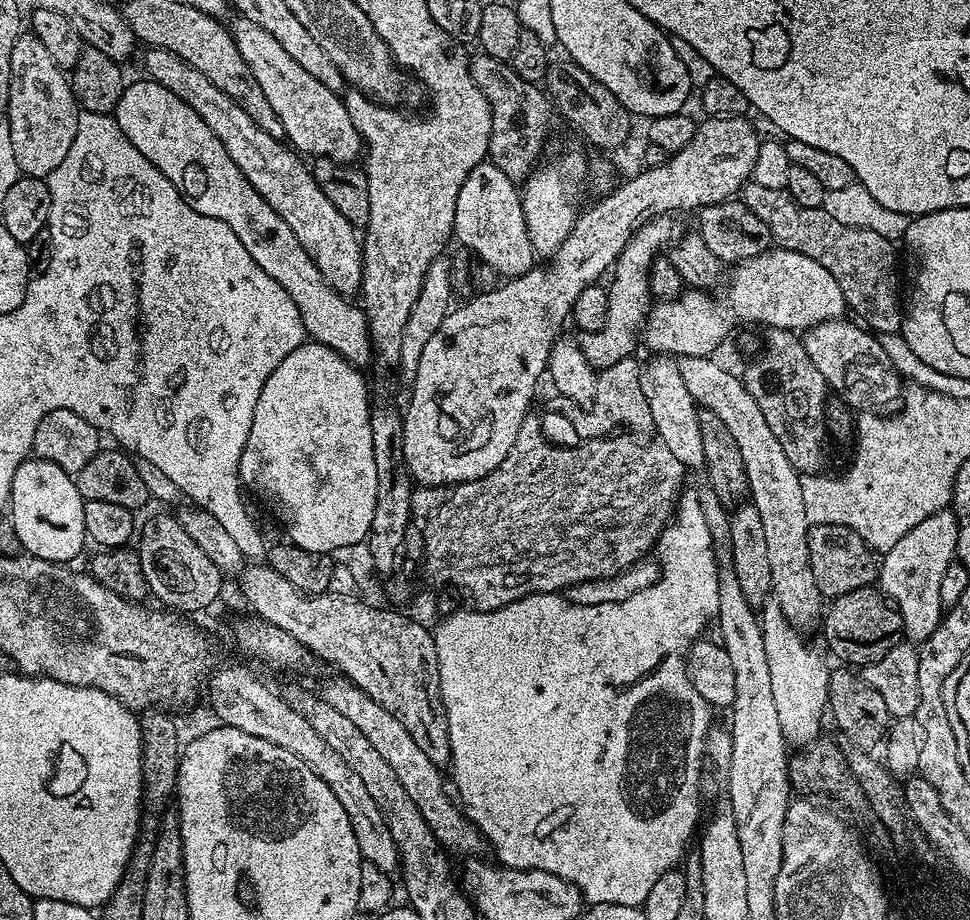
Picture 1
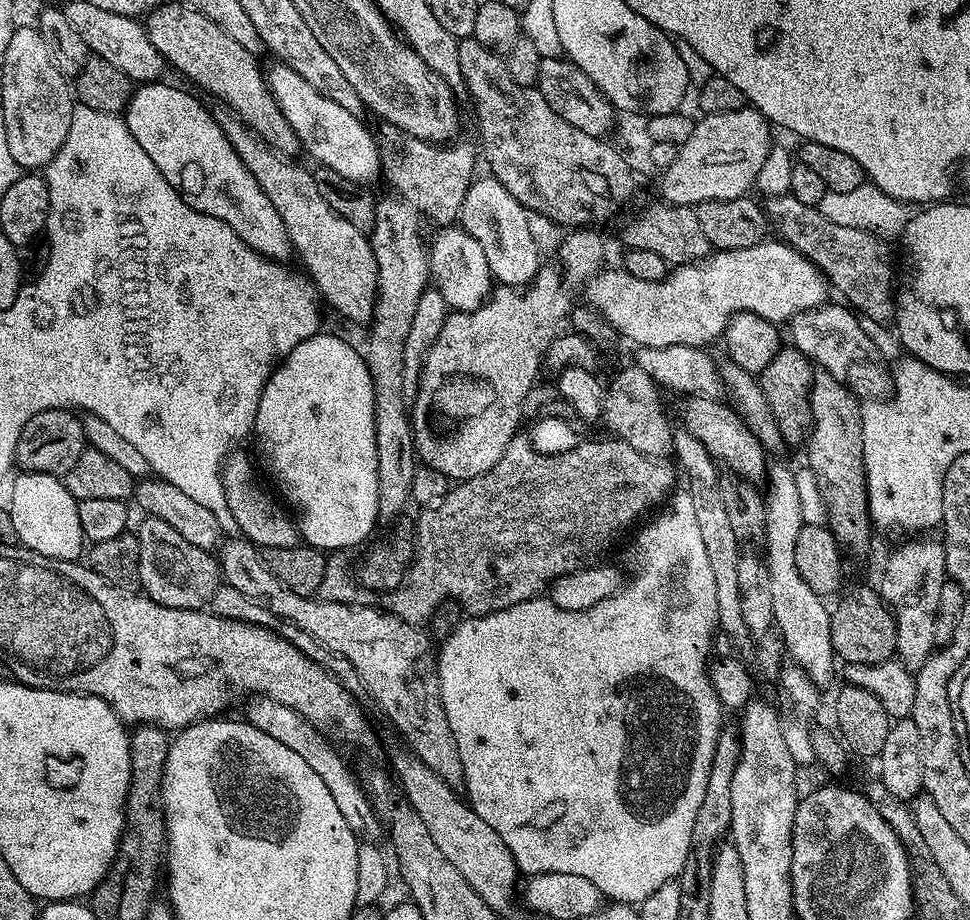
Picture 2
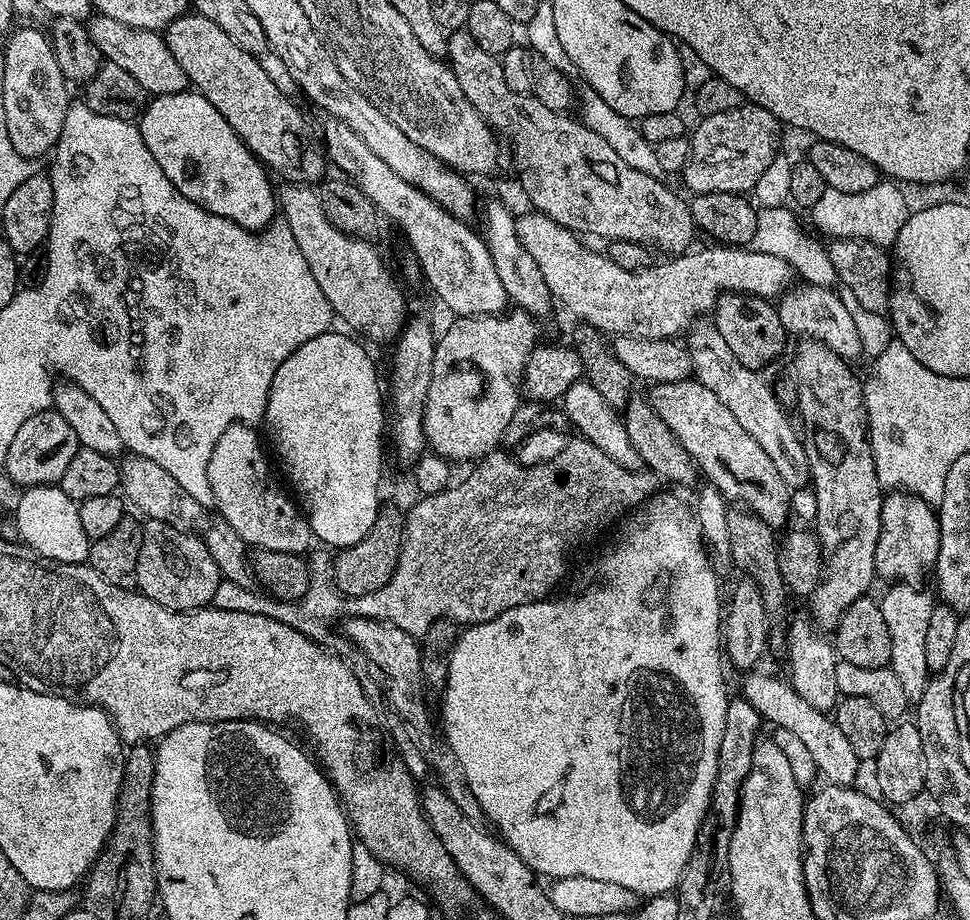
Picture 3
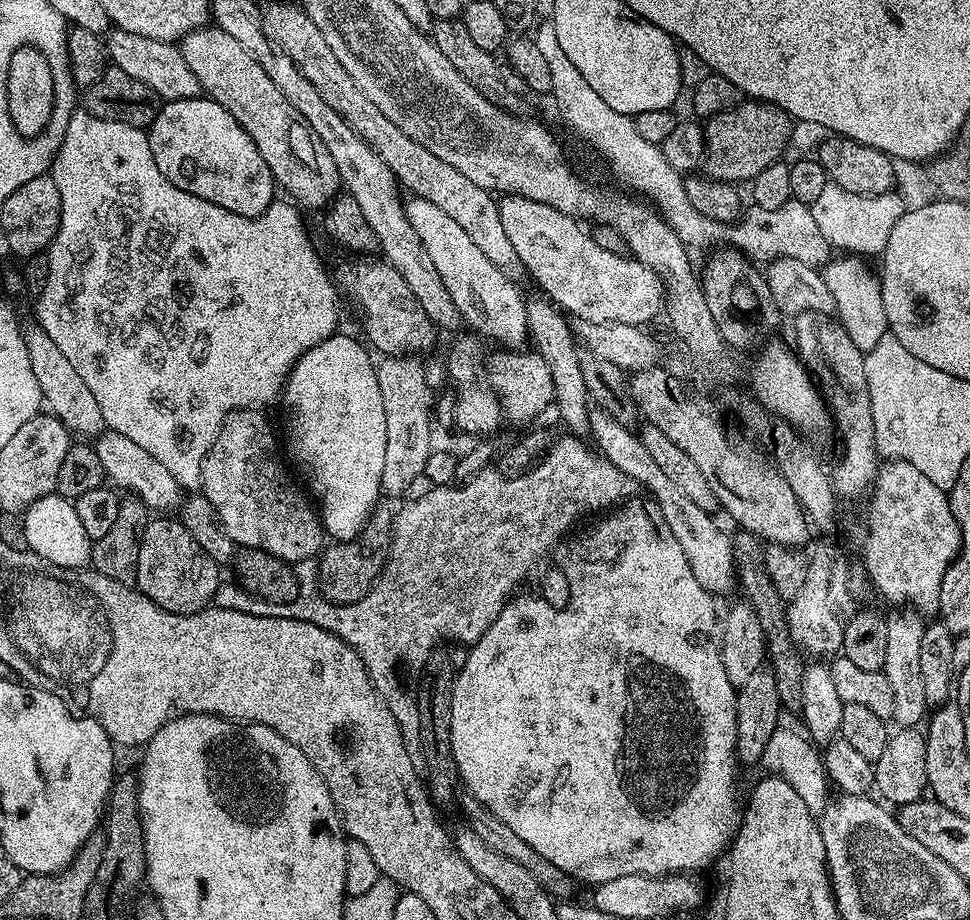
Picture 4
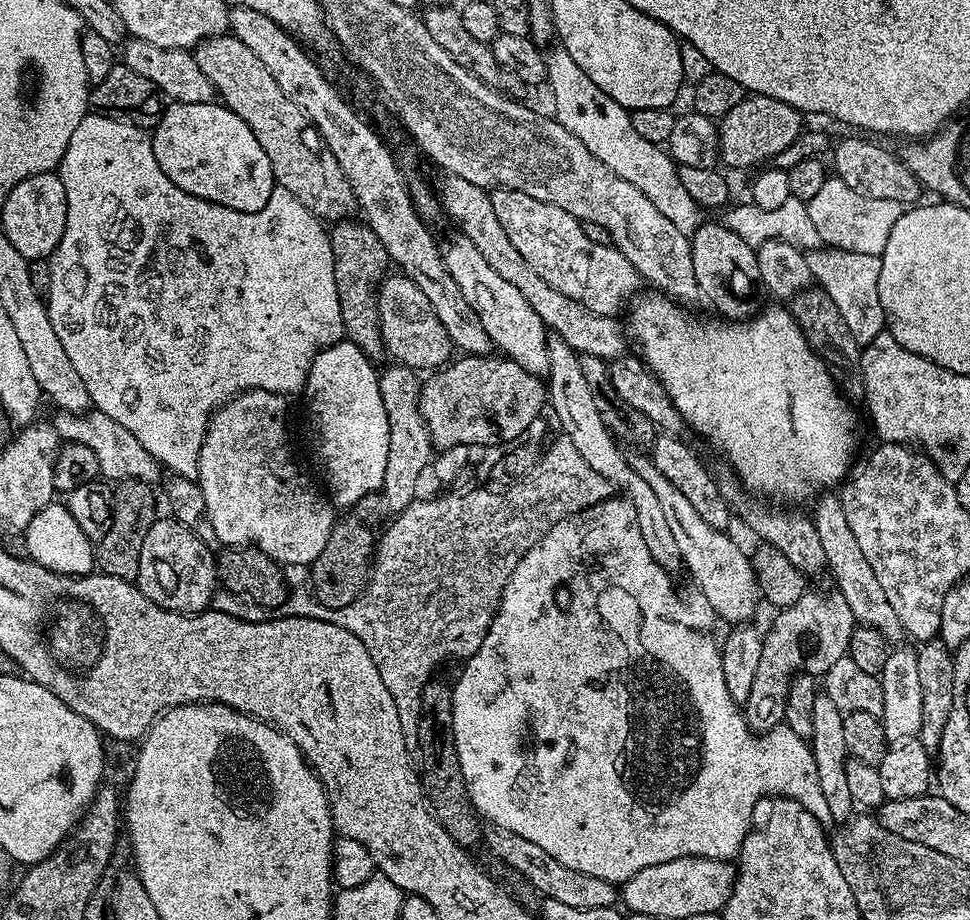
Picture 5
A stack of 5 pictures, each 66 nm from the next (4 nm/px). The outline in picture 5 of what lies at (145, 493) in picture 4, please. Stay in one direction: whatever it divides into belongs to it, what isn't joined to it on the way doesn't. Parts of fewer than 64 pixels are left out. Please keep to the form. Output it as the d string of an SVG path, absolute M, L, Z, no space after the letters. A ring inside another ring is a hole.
M88 410L83 414L61 411L58 416L60 417L54 420L54 427L59 432L61 441L90 446L90 450L94 450L94 458L98 458L100 476L105 481L119 482L128 479L141 480L151 485L157 483L160 470L162 472L161 465L153 459L146 446L142 446L142 442L138 442L138 438L134 438L134 434L126 430L126 426L118 426L114 418L98 410Z

